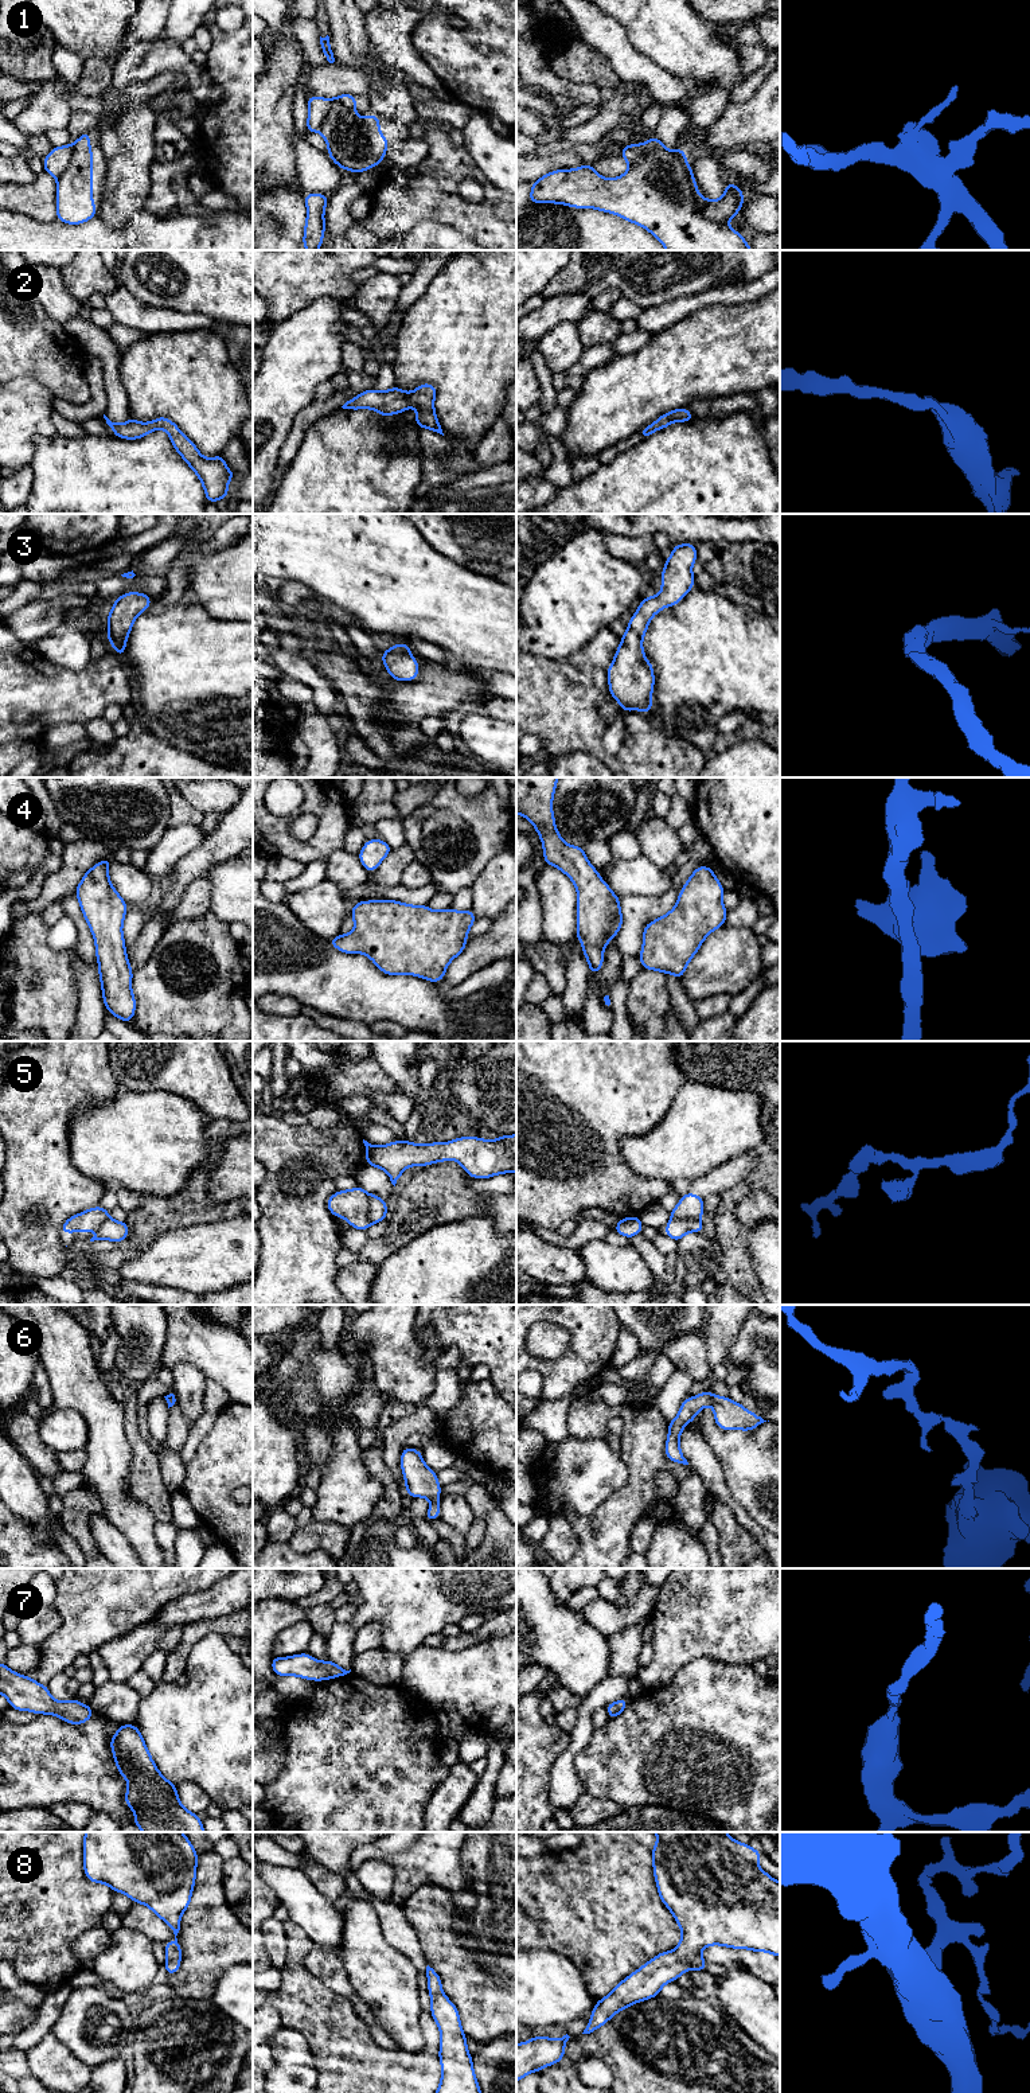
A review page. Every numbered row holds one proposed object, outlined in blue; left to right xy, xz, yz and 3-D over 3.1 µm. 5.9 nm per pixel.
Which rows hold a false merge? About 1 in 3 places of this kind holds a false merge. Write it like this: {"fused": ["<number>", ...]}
{"fused": ["1", "5"]}

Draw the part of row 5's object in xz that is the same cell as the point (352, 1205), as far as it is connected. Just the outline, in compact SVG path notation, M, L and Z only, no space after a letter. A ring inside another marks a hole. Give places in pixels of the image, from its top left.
M362 1186L338 1190L327 1201L328 1211L350 1223L352 1228L366 1231L370 1227L370 1193Z

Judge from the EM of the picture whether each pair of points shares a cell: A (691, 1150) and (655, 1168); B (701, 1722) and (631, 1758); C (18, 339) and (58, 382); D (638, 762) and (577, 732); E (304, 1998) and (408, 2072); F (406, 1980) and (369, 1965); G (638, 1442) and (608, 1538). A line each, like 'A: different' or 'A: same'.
A: same
B: same
C: same
D: different
E: same
F: same
G: same

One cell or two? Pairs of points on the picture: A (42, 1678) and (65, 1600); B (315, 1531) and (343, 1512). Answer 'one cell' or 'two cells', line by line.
A: one cell
B: two cells

